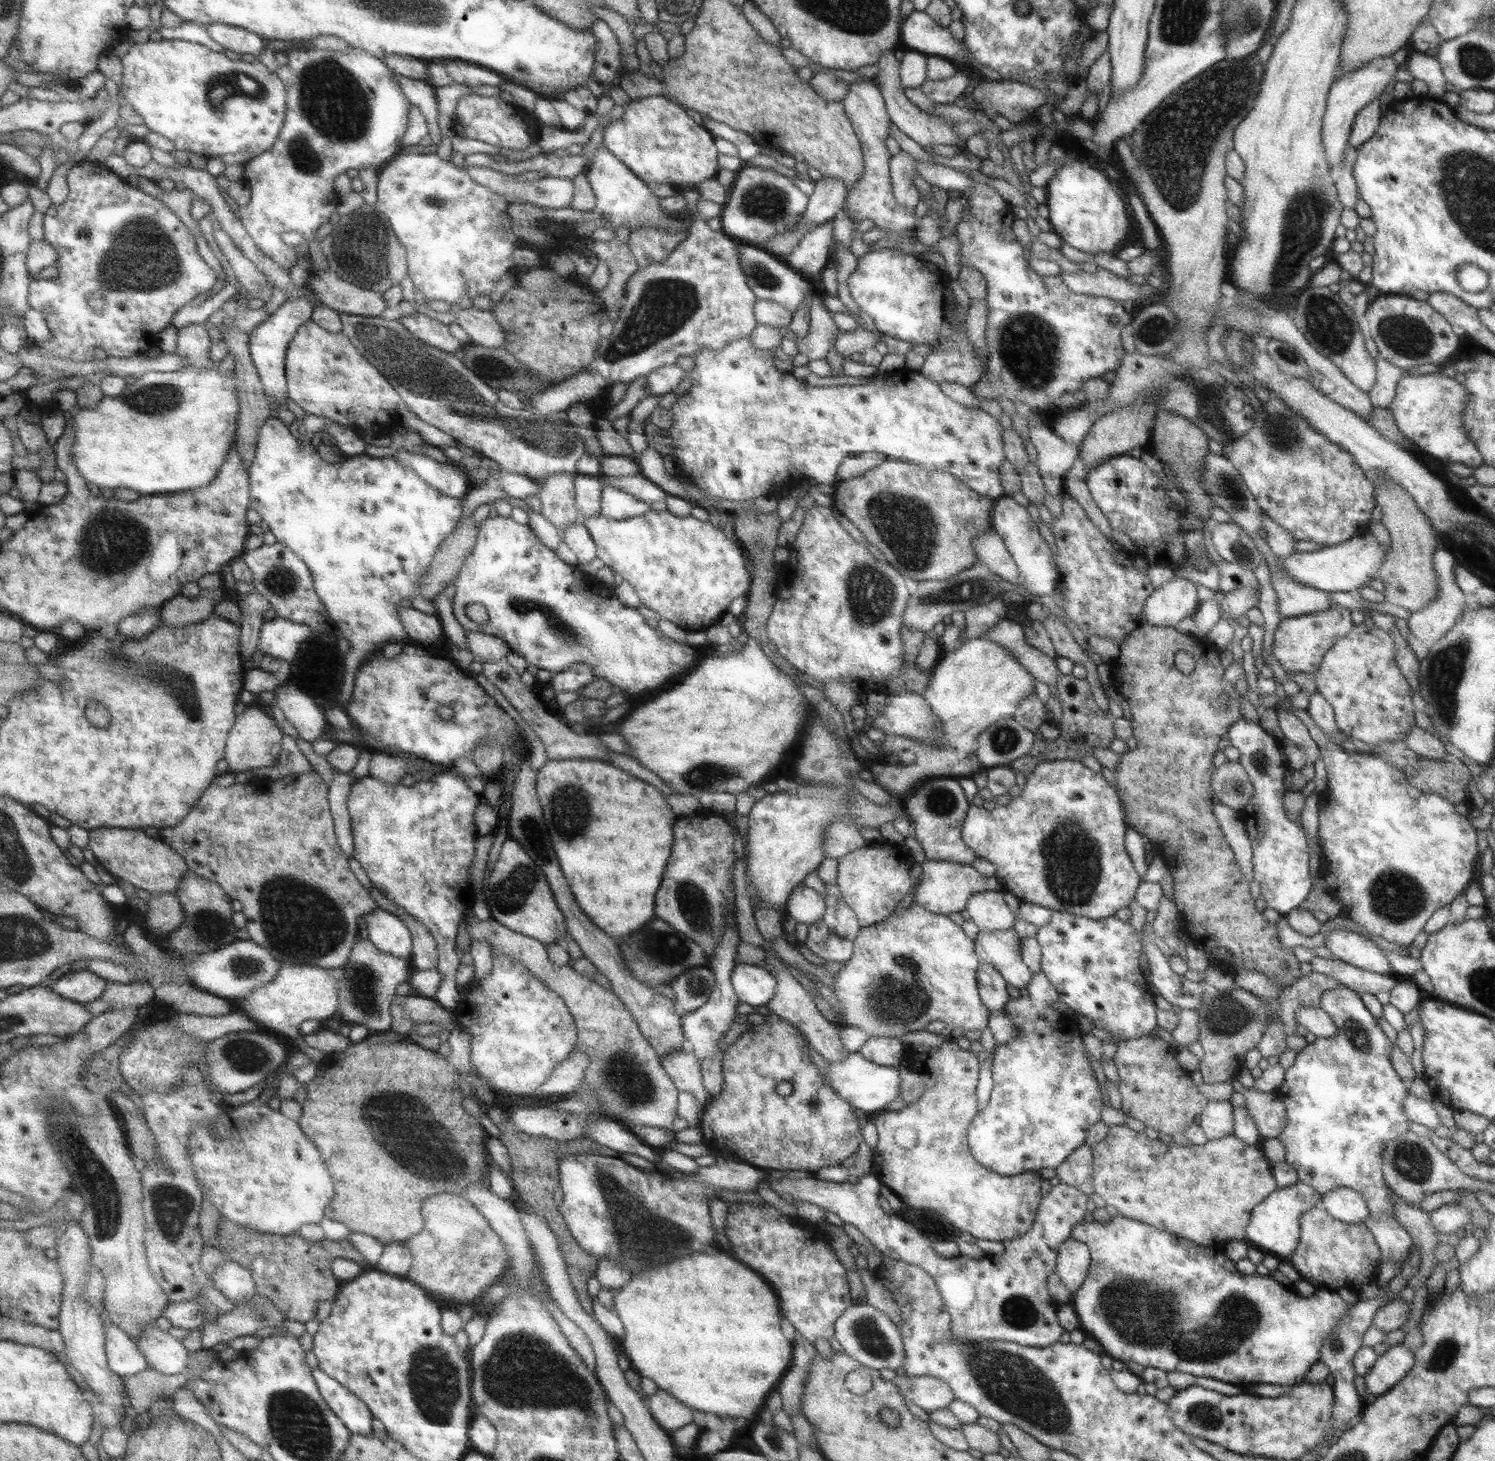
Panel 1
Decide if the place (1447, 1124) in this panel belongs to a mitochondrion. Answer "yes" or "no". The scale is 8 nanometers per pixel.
no

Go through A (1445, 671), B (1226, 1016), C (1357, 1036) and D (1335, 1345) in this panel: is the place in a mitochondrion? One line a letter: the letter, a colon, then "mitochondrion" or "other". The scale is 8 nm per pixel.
A: mitochondrion
B: mitochondrion
C: mitochondrion
D: other

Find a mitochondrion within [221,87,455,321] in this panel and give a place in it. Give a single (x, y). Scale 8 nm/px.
(361, 252)

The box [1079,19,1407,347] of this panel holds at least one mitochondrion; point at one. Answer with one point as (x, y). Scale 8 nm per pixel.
(1177, 171)

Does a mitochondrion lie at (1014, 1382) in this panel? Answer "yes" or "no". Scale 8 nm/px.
yes

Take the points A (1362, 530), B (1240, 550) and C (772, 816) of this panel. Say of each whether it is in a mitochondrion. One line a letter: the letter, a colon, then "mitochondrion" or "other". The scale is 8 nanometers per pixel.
A: other
B: mitochondrion
C: other

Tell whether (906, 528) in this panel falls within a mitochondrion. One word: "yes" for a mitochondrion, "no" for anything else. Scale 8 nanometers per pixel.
yes

